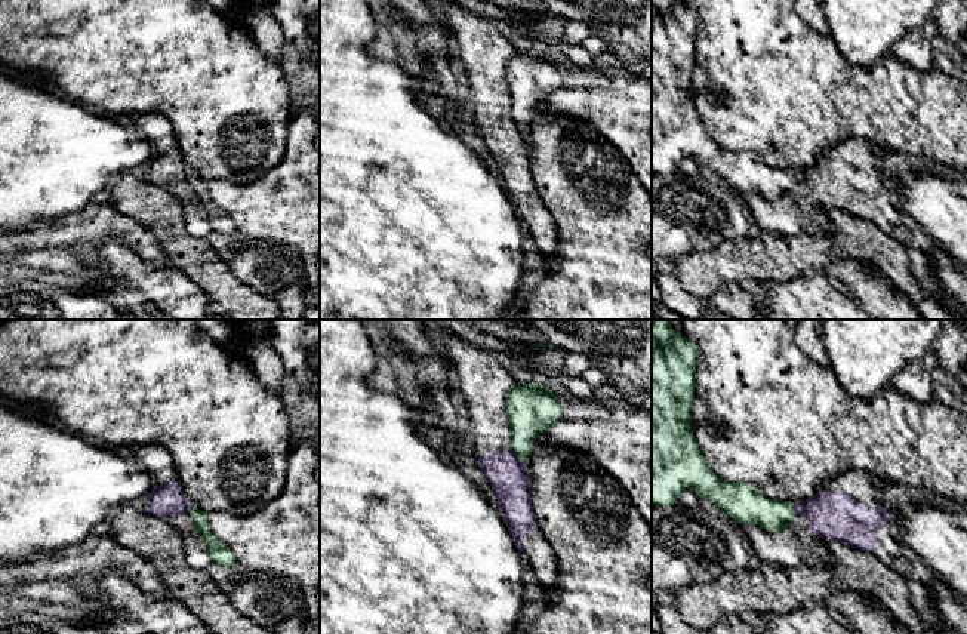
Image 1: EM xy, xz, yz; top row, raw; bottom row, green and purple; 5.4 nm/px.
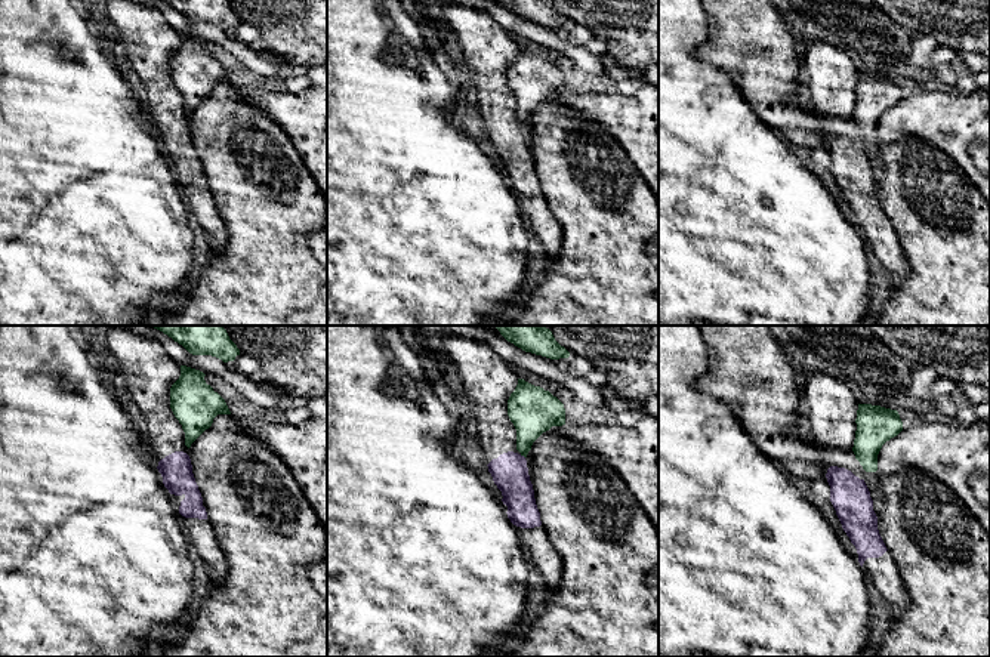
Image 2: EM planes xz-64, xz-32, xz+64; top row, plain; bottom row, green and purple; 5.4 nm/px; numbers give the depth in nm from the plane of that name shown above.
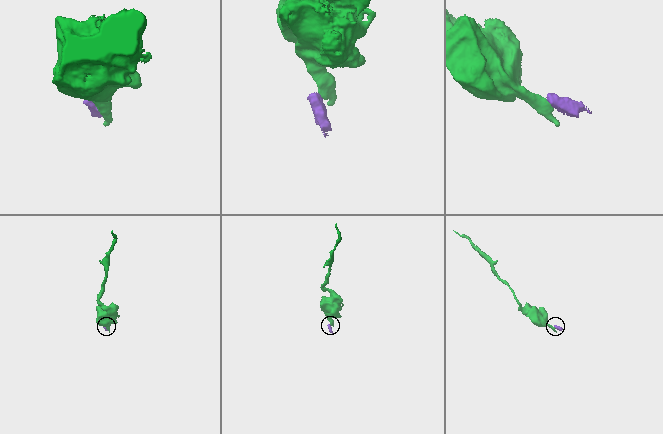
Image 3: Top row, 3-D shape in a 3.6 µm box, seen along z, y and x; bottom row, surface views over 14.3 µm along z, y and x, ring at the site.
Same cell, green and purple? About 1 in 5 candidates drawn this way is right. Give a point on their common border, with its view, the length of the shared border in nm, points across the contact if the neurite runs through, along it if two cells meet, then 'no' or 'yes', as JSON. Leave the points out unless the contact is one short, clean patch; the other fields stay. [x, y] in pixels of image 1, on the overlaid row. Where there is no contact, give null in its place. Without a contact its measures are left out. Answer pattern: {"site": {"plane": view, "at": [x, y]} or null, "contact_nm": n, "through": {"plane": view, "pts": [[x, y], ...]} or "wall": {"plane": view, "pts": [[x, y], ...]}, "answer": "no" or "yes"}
{"site": {"plane": "xz", "at": [519, 456]}, "contact_nm": 70, "wall": {"plane": "xz", "pts": [[516, 454], [523, 462]]}, "answer": "no"}

